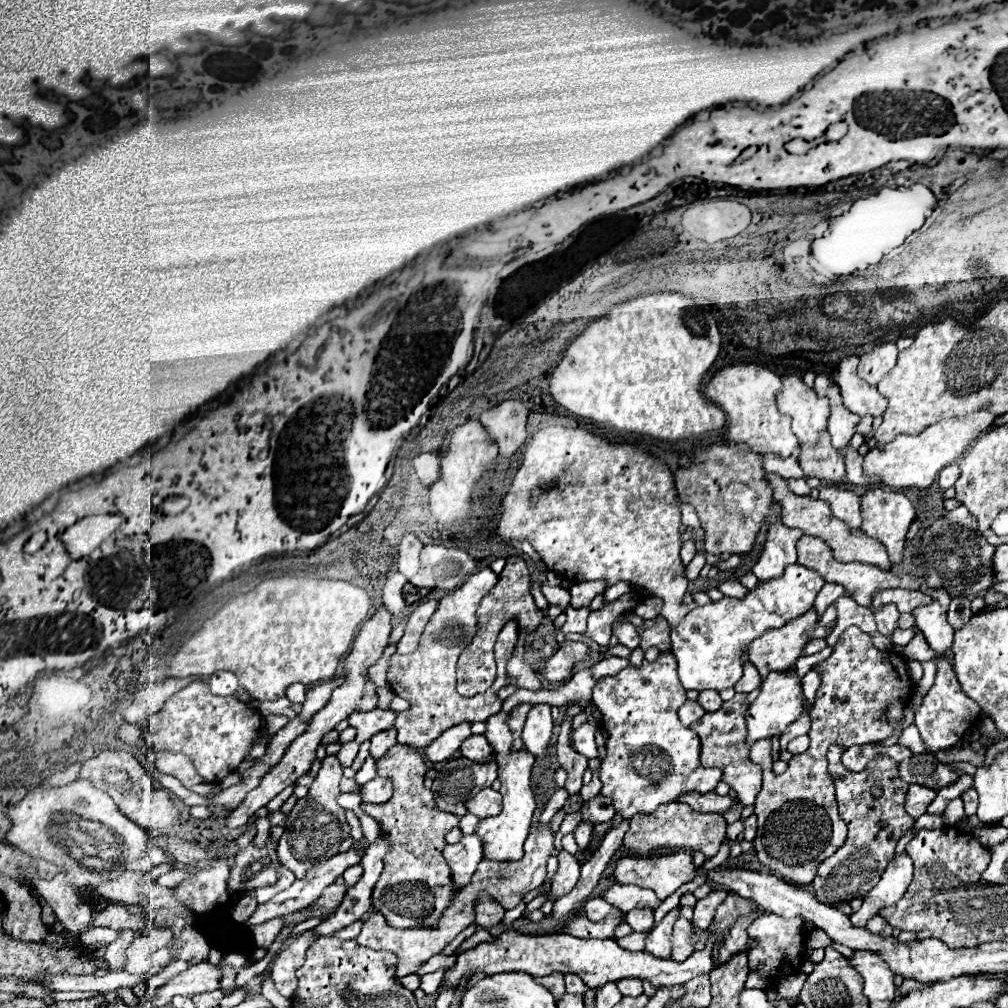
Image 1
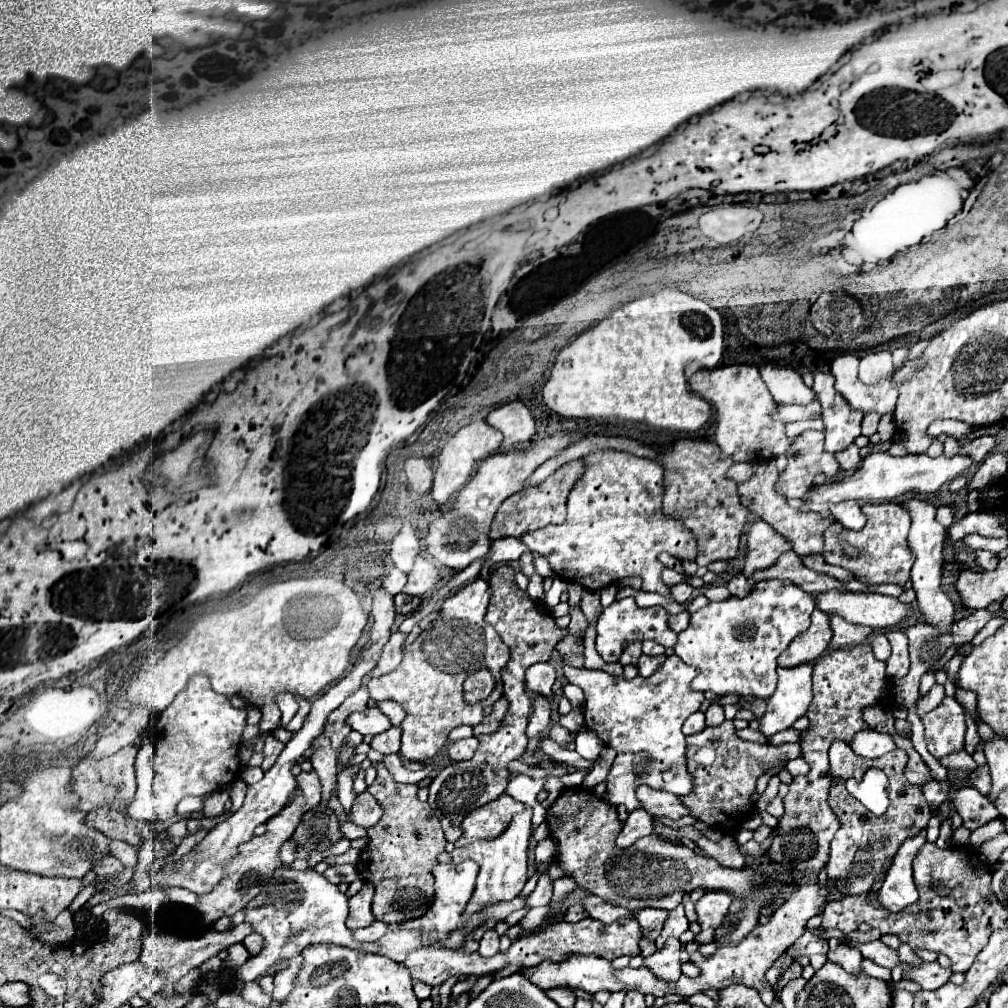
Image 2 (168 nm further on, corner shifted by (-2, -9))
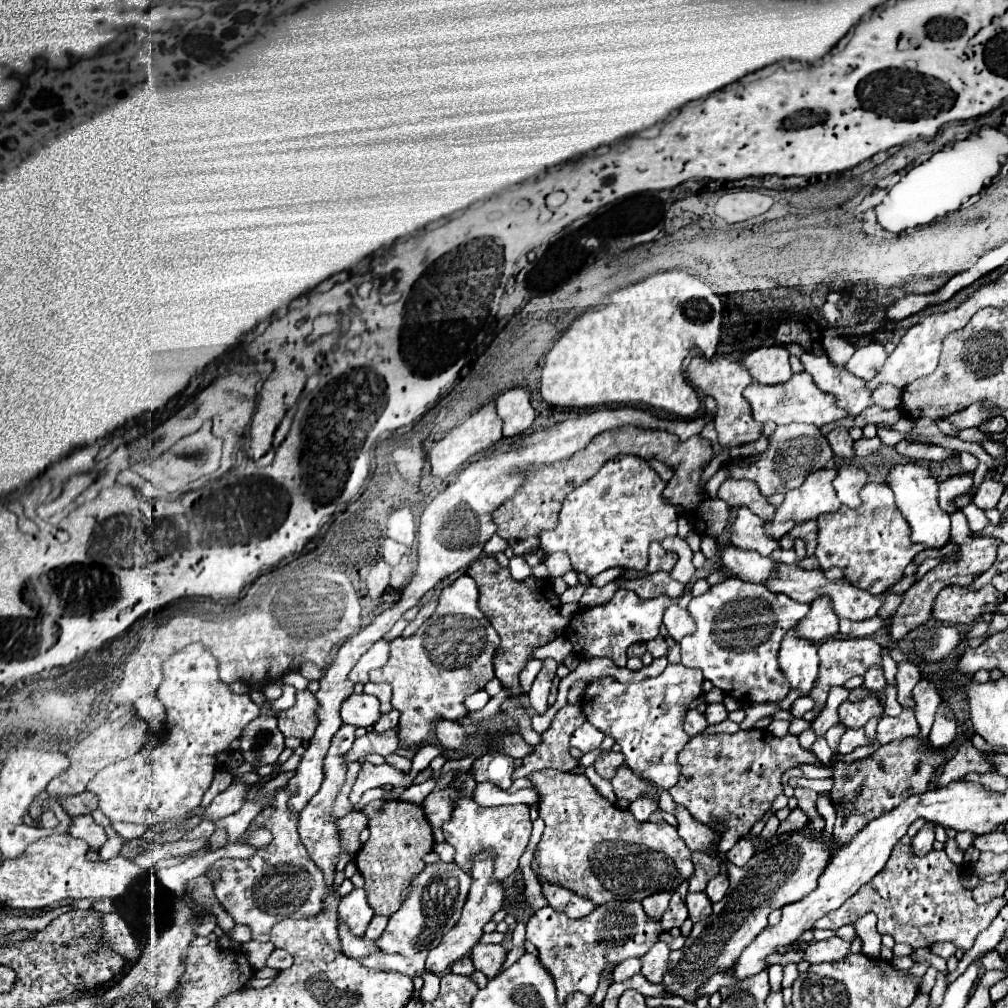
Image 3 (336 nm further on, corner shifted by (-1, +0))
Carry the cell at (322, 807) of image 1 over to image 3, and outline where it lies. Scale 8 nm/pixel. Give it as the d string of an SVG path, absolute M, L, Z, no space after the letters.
M297 691L295 705L285 711L277 711L275 715L279 721L281 733L285 737L297 737L297 739L309 741L317 727L315 709L317 709L315 695L311 691Z

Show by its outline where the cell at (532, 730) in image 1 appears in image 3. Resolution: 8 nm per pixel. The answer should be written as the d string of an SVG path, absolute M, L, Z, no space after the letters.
M553 659L543 661L543 669L539 671L539 675L537 675L537 679L529 691L529 703L531 703L533 713L545 713L547 711L547 707L549 707L547 697L549 697L557 667L559 667L559 663Z

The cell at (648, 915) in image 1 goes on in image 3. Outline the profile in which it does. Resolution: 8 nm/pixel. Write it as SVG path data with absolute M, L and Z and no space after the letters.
M657 893L657 895L645 897L641 903L645 907L645 913L649 913L649 917L659 919L665 913L665 909L667 909L669 899L671 899L671 893Z

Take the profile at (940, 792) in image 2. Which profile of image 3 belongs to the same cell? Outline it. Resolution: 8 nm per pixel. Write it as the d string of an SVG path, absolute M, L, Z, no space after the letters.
M965 739L959 745L957 755L951 761L947 761L943 771L937 775L937 787L945 787L951 781L959 781L971 771L989 773L991 769L989 769L989 761L985 761L985 757L987 757L987 753L975 749L971 739Z

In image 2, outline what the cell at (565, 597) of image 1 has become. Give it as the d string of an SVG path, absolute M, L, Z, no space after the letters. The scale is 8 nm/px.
M534 574L532 578L530 578L530 584L528 584L528 596L530 598L534 598L536 602L544 602L544 596L546 596L546 592L544 592L544 586L542 586L542 576L538 576L538 574Z

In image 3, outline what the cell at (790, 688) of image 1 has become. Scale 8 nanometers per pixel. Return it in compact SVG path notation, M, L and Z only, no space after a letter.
M795 627L789 629L781 643L779 665L791 687L797 687L807 695L813 687L813 681L817 679L817 645L813 641L801 641L795 631Z

